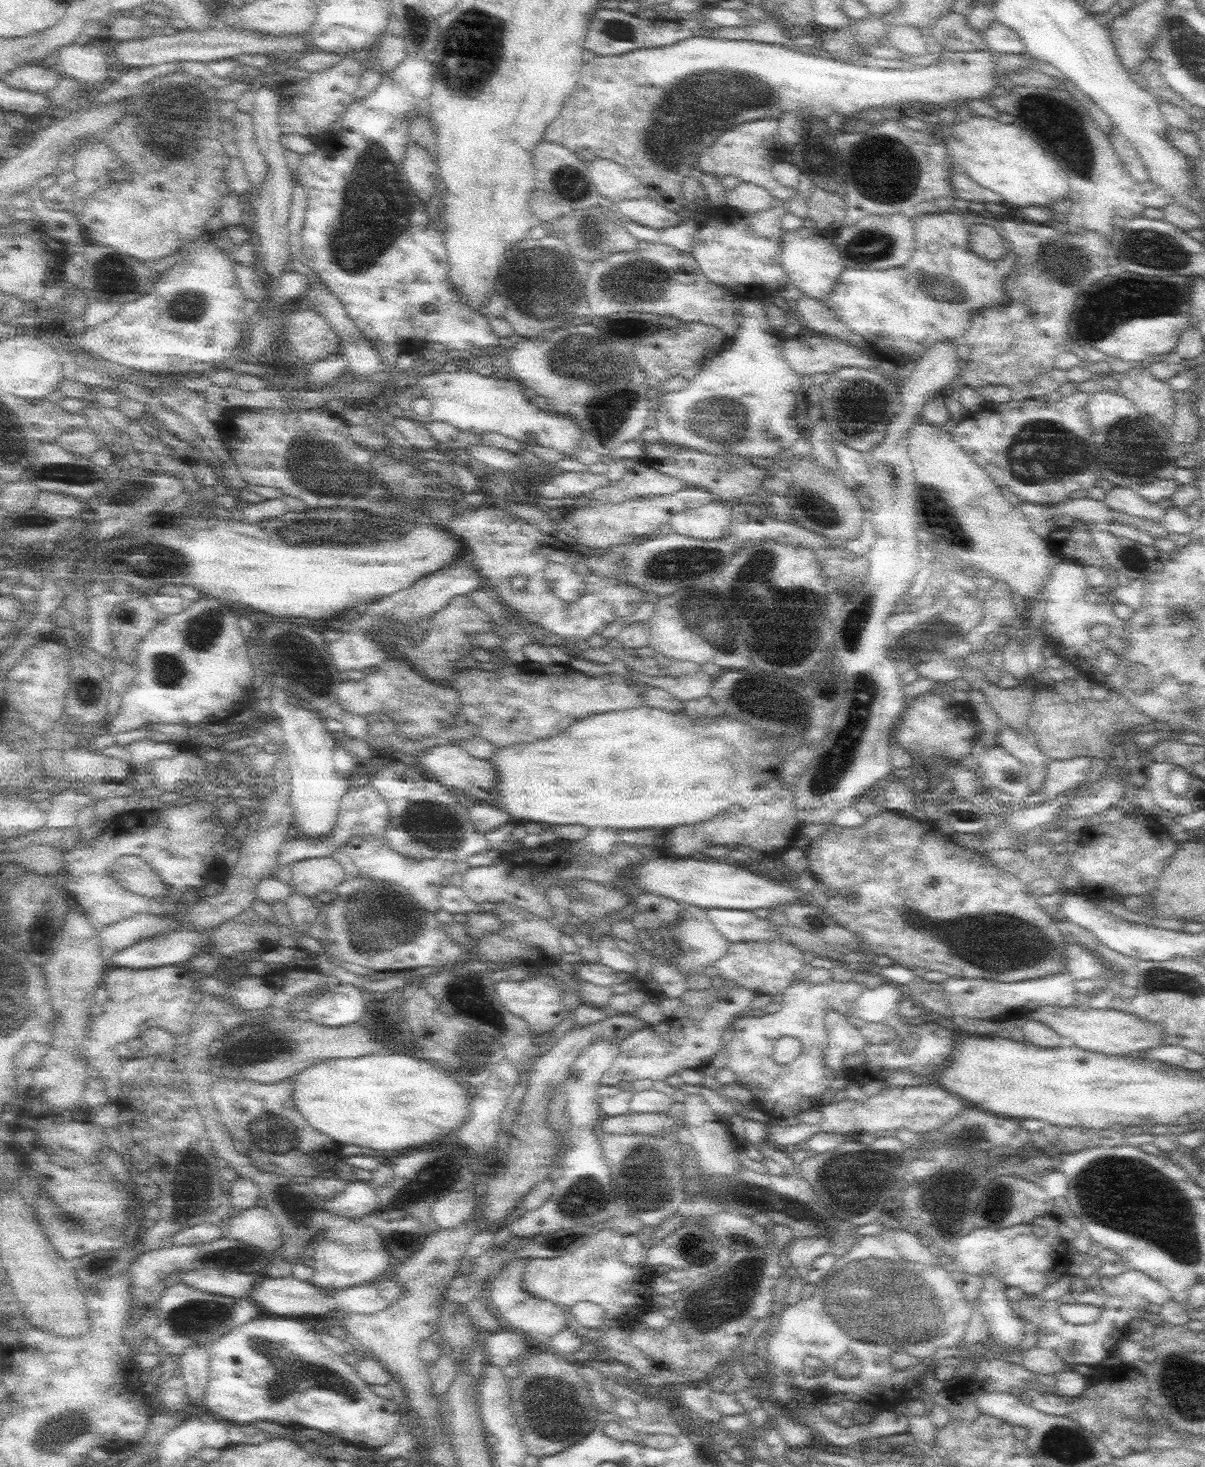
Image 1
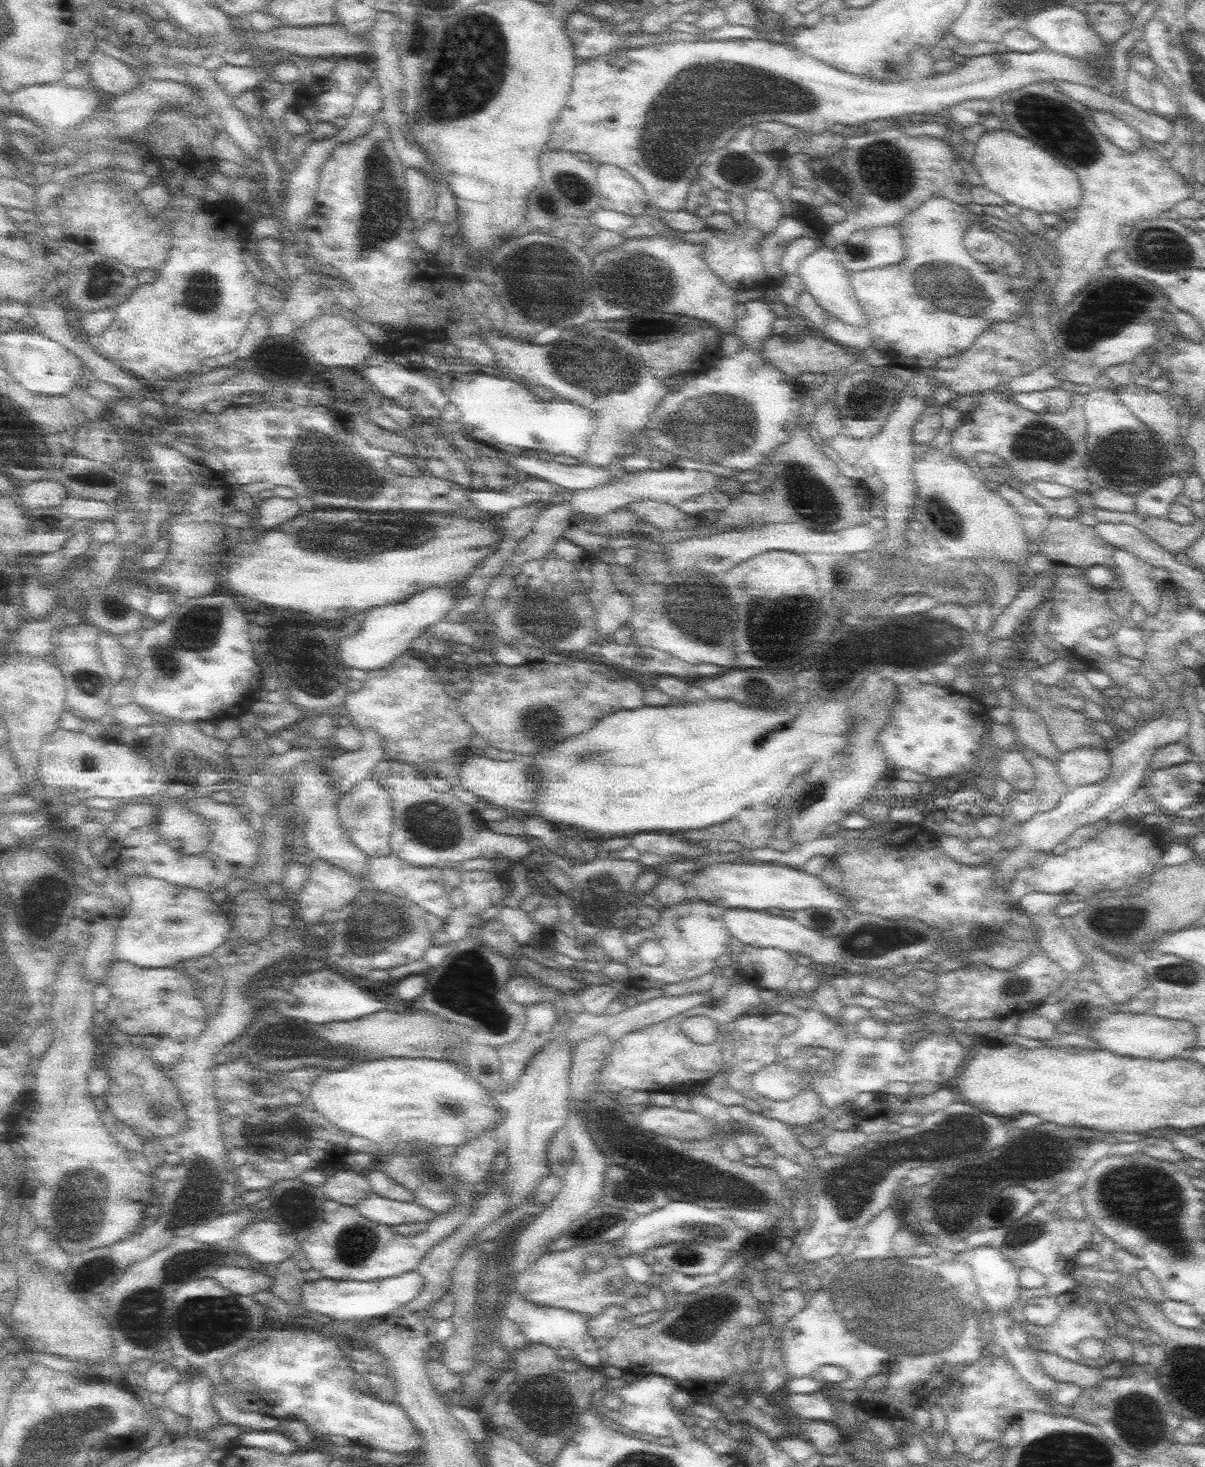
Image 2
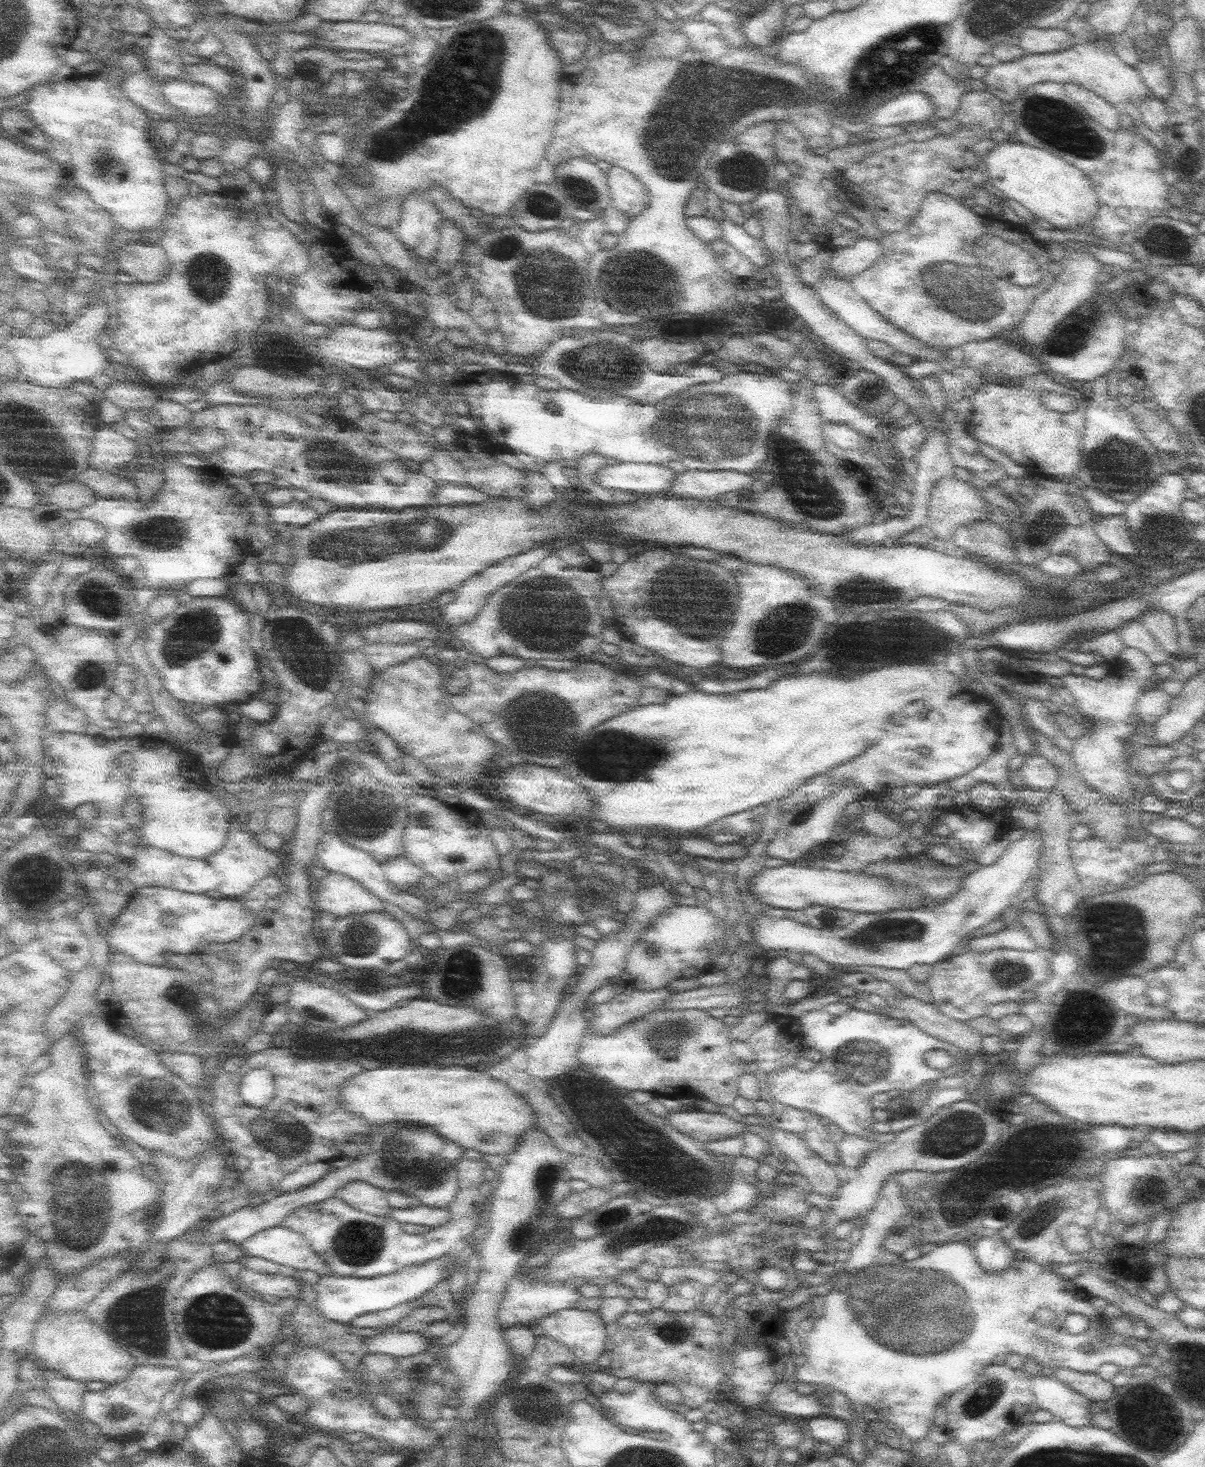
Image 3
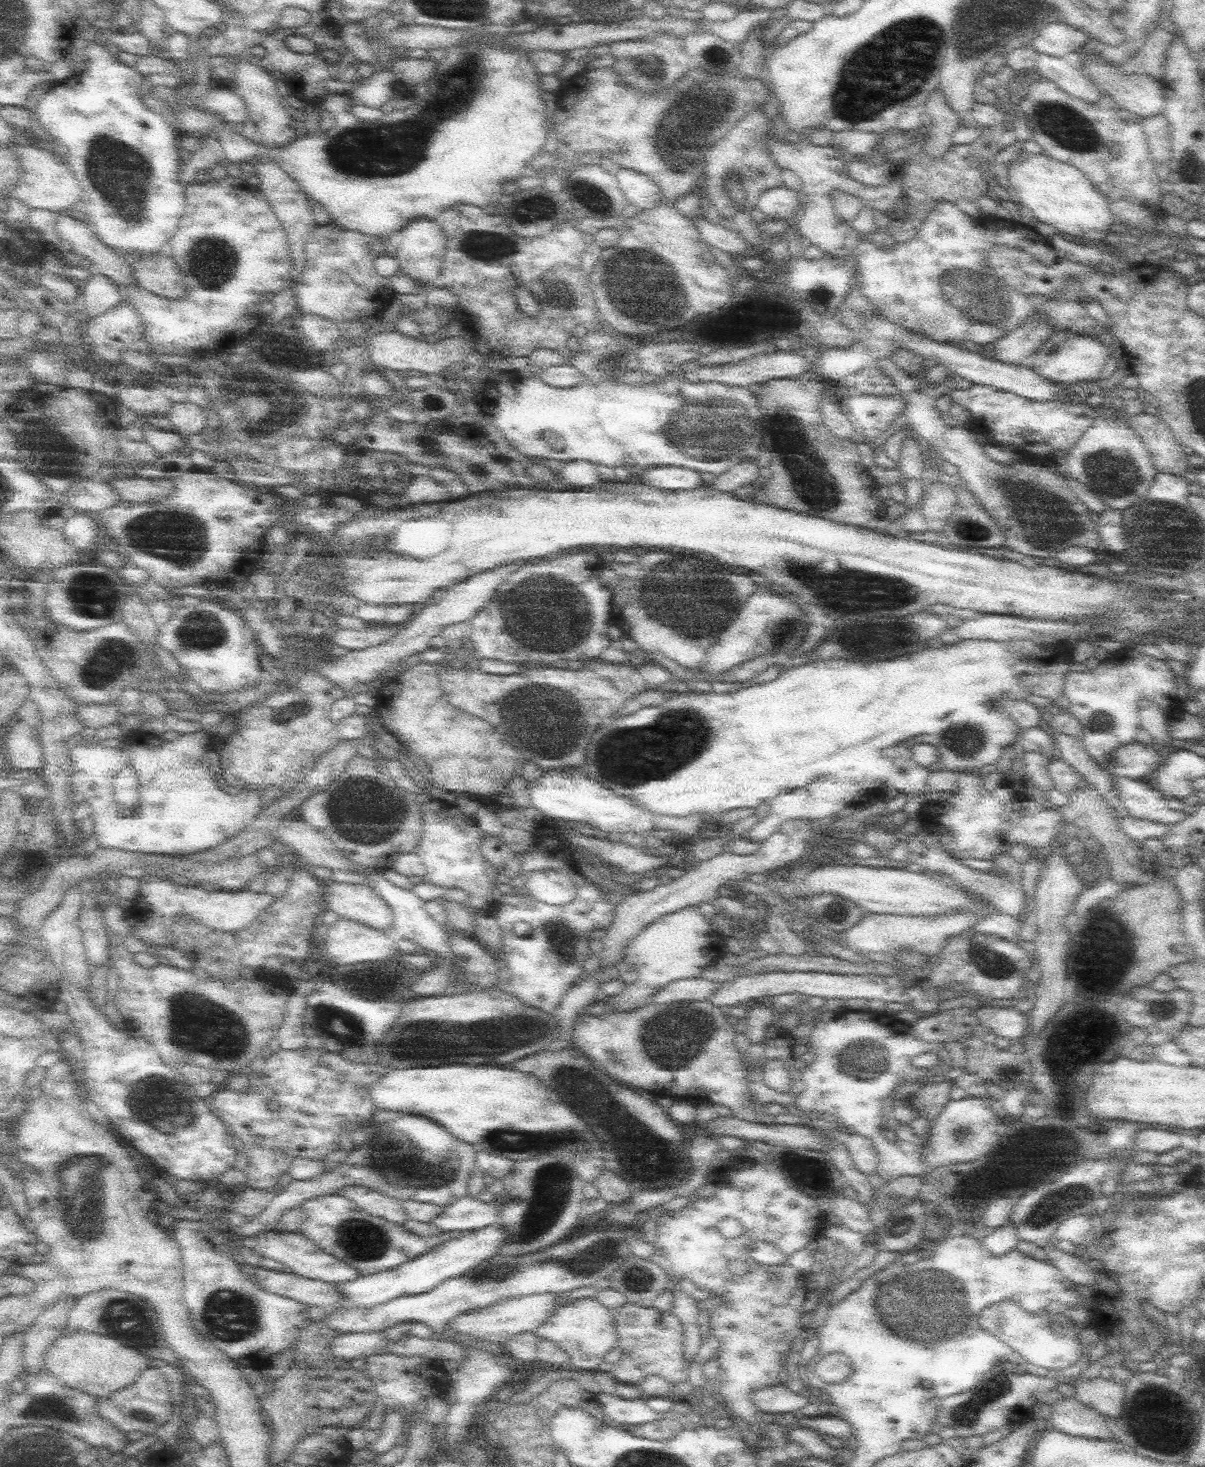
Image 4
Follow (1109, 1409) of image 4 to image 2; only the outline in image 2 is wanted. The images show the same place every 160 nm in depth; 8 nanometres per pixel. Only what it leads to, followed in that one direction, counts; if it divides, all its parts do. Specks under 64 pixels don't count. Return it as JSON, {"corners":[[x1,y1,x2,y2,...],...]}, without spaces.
{"corners":[[1043,1350,1038,1354,1044,1370,1058,1382,1077,1384,1084,1389,1096,1388,1107,1380,1102,1372,1103,1367,1092,1368]]}

